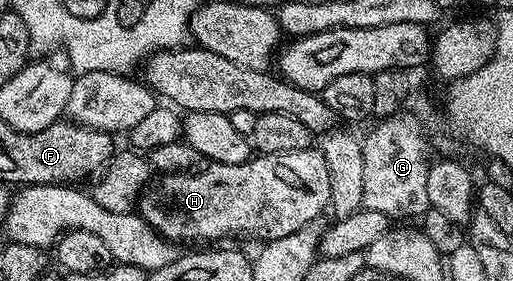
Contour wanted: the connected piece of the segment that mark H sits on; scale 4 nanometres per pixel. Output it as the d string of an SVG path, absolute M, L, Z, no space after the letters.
M318 147L301 151L259 153L251 156L245 163L211 163L206 167L200 167L190 173L164 173L158 178L160 181L152 180L139 194L137 212L159 236L180 243L179 241L195 241L198 237L207 241L210 237L219 237L227 232L248 233L251 237L260 237L259 241L266 243L290 235L320 216L331 200L329 167L325 167L325 159Z

